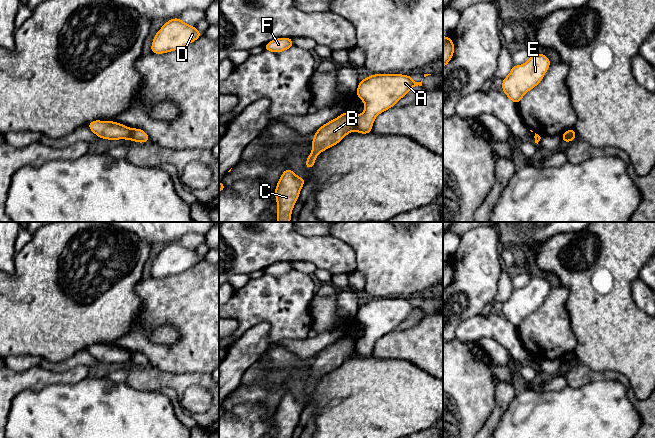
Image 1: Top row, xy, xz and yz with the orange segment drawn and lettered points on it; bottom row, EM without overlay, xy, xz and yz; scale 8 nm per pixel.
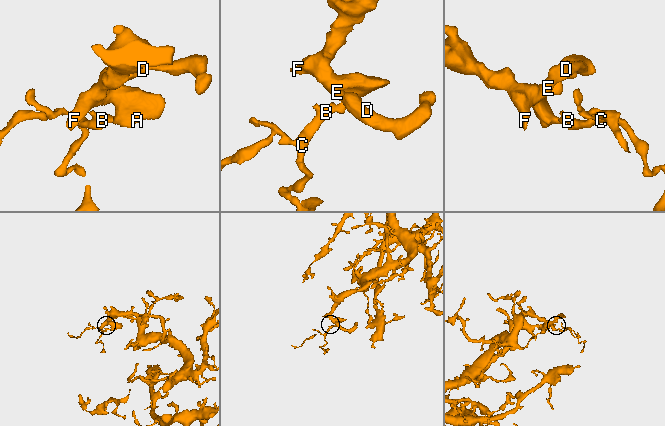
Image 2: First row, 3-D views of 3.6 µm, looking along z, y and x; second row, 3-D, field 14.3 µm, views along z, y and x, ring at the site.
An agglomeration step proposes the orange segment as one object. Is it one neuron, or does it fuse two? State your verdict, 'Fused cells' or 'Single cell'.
Fused cells

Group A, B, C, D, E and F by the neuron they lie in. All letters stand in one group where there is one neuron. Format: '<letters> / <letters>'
A D E F / B C

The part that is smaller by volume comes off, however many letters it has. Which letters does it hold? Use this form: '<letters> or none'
B, C

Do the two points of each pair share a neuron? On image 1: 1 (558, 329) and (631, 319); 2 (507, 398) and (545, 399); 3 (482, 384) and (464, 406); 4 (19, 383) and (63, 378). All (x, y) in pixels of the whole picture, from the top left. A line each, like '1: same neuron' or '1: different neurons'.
1: different neurons
2: different neurons
3: same neuron
4: same neuron

